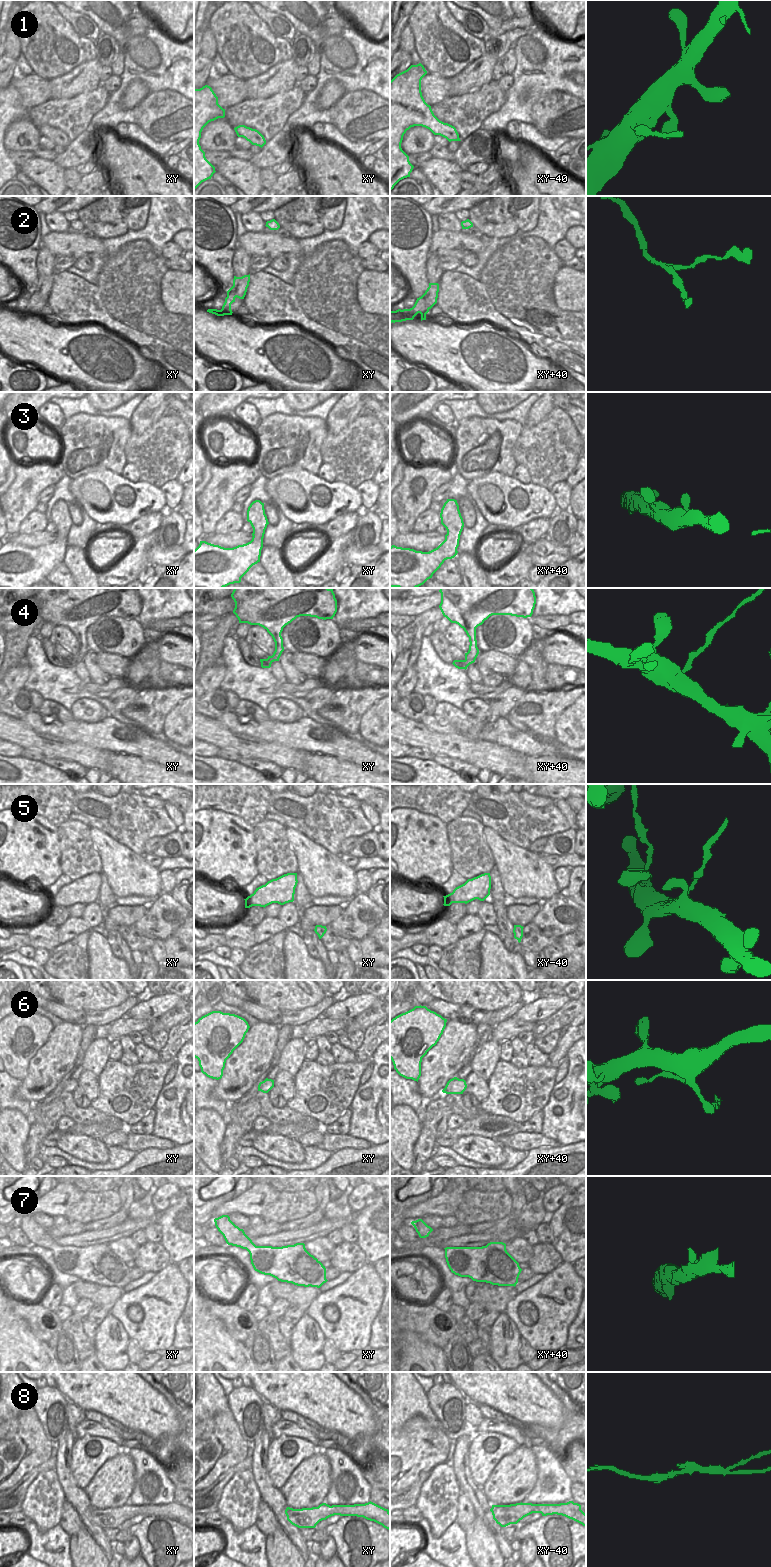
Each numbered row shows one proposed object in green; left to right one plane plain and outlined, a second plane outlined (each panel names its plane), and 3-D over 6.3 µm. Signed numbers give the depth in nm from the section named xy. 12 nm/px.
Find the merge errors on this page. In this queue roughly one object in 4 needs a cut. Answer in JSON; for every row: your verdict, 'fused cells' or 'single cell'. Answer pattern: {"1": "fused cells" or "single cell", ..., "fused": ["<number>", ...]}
{"1": "single cell", "2": "fused cells", "3": "single cell", "4": "fused cells", "5": "fused cells", "6": "single cell", "7": "single cell", "8": "fused cells", "fused": ["2", "4", "5", "8"]}

